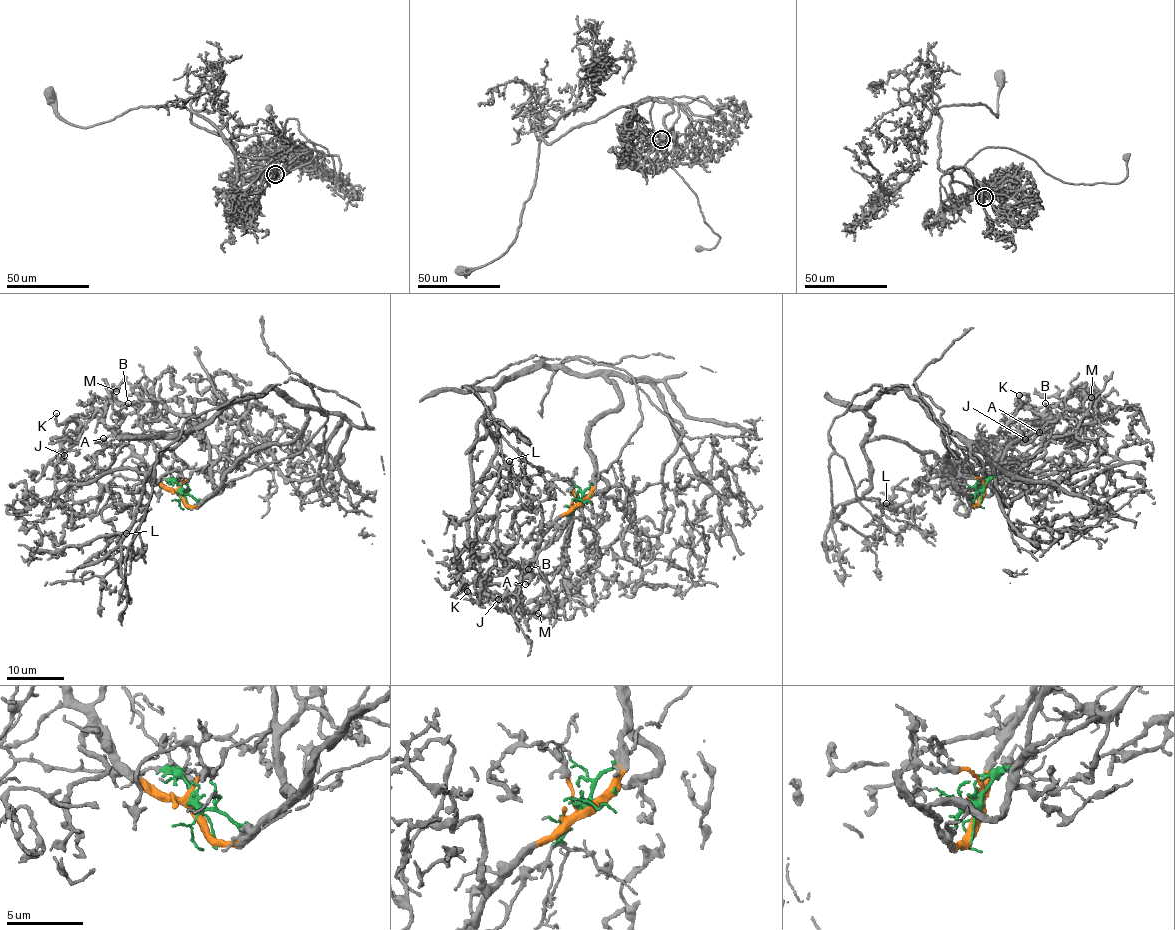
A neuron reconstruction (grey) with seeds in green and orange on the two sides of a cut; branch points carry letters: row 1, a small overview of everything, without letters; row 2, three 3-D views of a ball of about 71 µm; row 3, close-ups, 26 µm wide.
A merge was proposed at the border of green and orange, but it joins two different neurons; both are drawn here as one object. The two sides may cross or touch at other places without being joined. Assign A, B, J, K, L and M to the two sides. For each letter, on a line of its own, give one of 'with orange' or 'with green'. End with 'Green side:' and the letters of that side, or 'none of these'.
A: with orange
B: with orange
J: with orange
K: with orange
L: with orange
M: with orange
Green side: none of these

